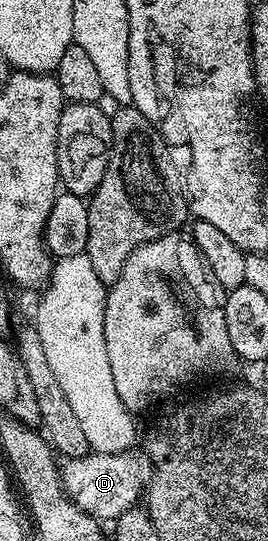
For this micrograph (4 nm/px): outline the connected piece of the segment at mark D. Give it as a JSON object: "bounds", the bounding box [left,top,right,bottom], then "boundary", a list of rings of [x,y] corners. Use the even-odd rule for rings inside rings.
{"bounds":[59,454,146,520],"boundary":[[[96,454],[67,459],[59,467],[61,484],[76,506],[92,518],[115,520],[141,501],[146,490],[146,462],[136,454]]]}

